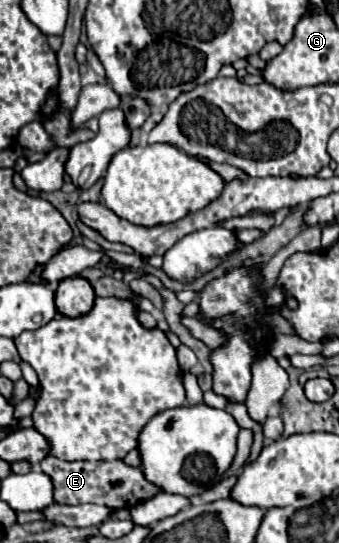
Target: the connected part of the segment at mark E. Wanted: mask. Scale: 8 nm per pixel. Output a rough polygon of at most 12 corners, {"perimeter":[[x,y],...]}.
{"perimeter":[[47,455],[55,503],[131,509],[161,493],[141,467]]}

